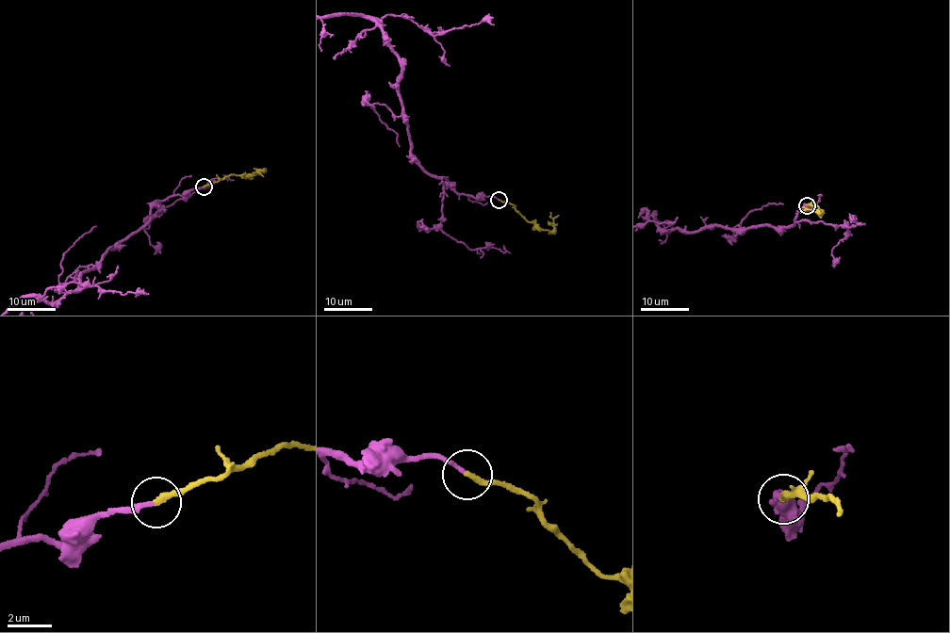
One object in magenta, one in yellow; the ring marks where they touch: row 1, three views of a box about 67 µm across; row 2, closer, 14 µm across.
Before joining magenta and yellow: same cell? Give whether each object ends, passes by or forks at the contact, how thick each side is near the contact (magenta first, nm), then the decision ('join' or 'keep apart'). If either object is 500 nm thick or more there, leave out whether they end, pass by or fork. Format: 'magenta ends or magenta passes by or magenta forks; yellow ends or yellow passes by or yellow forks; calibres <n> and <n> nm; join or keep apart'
magenta ends; yellow ends; calibres 190 and 280 nm; join

